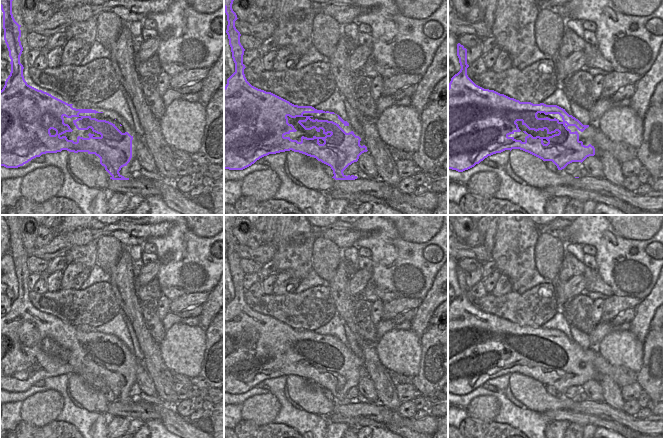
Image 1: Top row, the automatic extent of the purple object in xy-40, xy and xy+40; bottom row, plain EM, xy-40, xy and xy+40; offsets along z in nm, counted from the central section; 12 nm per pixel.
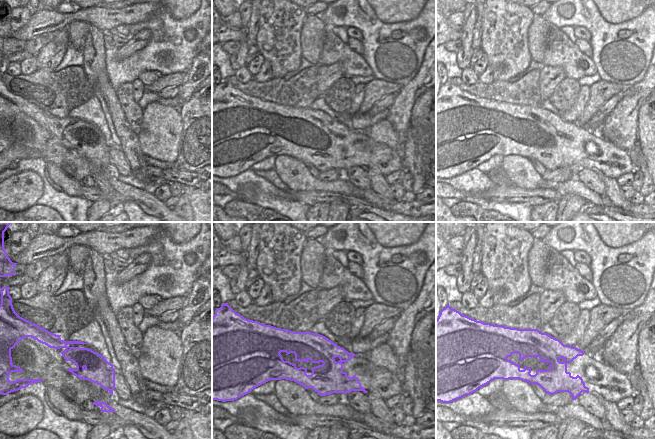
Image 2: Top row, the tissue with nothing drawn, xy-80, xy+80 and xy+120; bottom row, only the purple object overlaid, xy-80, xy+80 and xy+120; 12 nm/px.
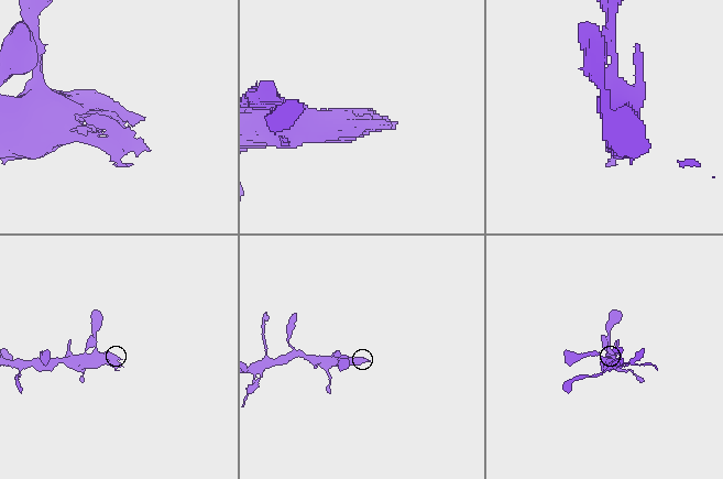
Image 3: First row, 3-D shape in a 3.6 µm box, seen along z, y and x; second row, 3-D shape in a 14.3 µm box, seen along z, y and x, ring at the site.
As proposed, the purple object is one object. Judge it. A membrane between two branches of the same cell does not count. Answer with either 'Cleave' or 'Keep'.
Keep.

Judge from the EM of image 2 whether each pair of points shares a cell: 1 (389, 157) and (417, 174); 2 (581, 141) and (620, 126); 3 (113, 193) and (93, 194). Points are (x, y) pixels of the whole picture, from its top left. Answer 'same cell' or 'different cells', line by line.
1: different cells
2: different cells
3: same cell

